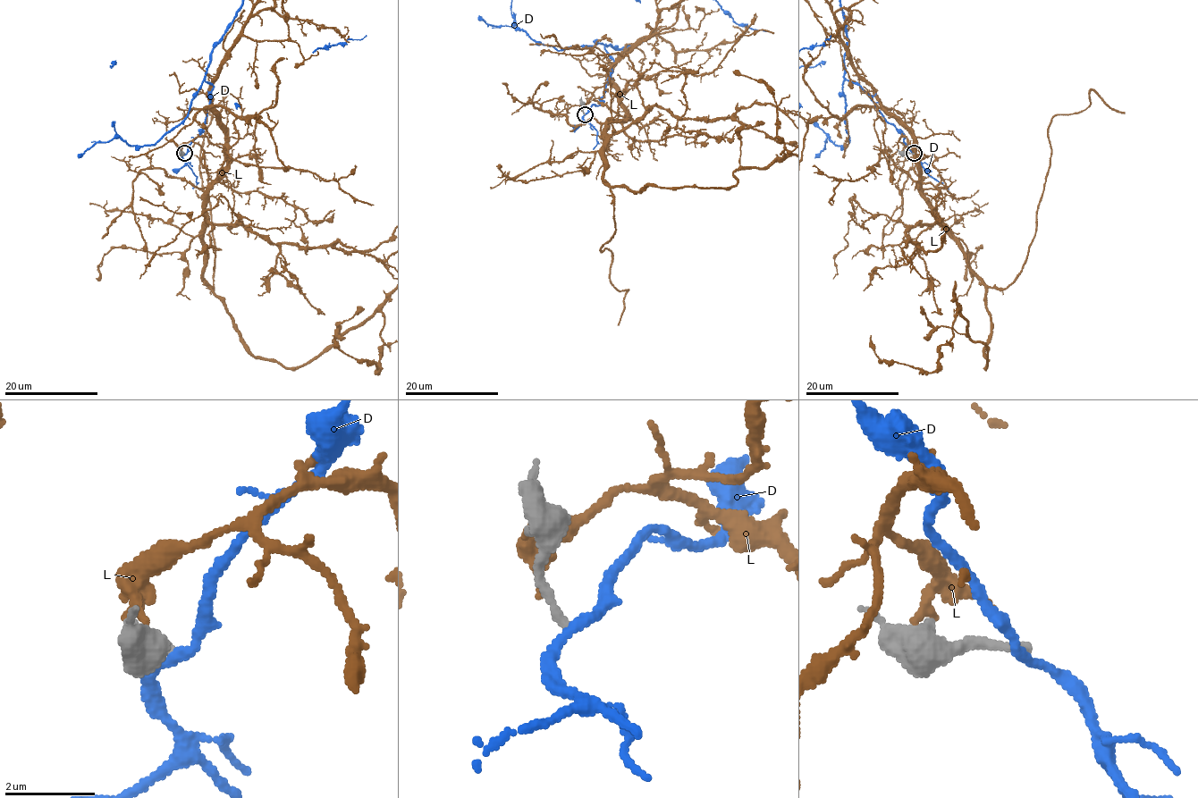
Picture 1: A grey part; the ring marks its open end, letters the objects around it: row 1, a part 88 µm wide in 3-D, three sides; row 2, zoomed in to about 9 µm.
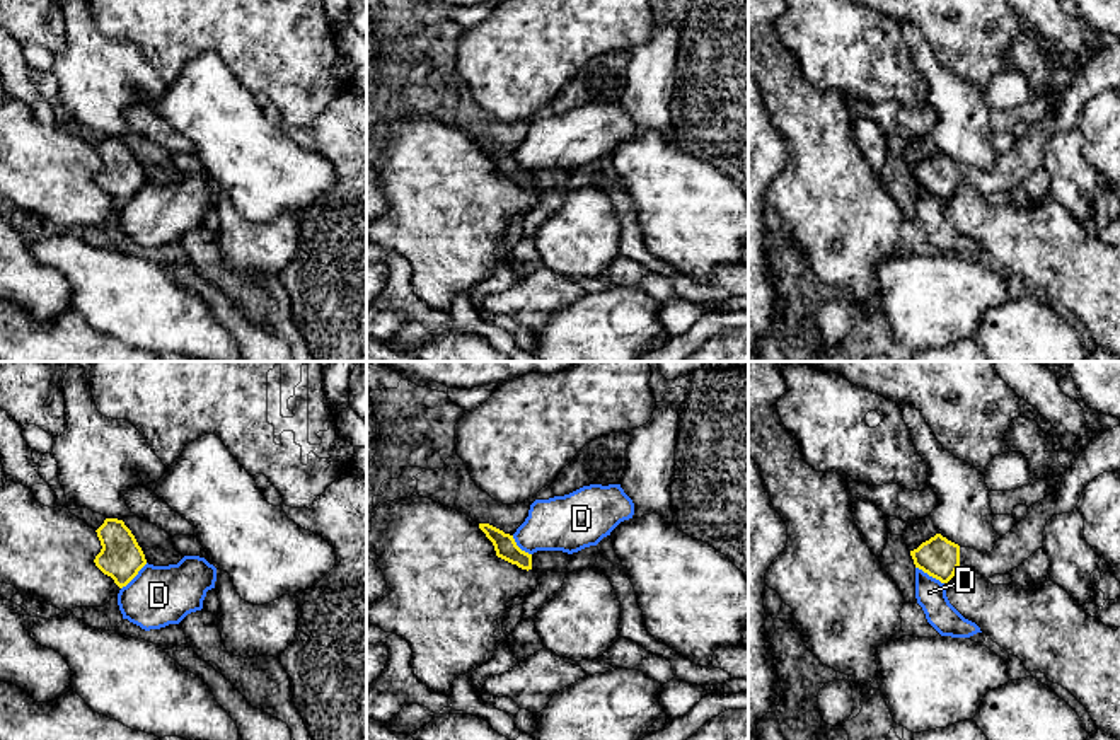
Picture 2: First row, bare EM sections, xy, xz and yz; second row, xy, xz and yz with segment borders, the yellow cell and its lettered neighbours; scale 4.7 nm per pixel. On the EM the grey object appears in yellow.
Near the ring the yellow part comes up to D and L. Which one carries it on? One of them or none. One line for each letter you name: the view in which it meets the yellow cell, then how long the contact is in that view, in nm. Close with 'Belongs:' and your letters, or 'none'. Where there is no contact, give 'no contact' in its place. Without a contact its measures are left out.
Belongs: none

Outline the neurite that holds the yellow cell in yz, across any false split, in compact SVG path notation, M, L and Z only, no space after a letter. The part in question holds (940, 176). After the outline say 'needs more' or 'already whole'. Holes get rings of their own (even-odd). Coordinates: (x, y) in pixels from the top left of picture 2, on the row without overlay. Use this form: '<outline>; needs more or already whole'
M1120 44L1098 51L1088 66L1065 87L1060 106L1028 126L1025 138L1001 153L987 172L960 165L941 152L910 169L915 186L948 201L960 182L984 196L1006 193L1043 165L1043 148L1054 133L1077 126L1084 106L1103 90L1120 89Z; needs more

